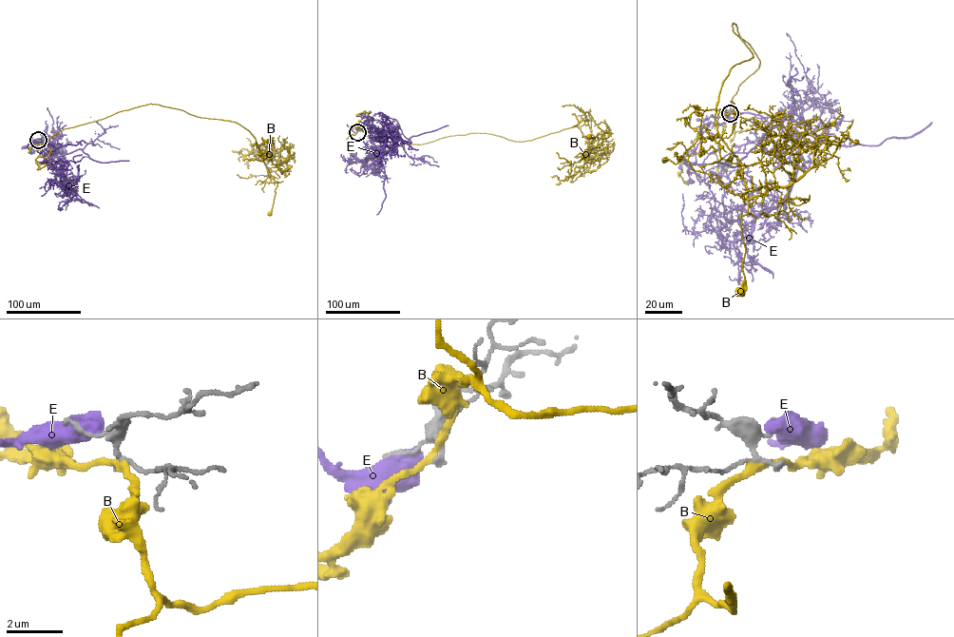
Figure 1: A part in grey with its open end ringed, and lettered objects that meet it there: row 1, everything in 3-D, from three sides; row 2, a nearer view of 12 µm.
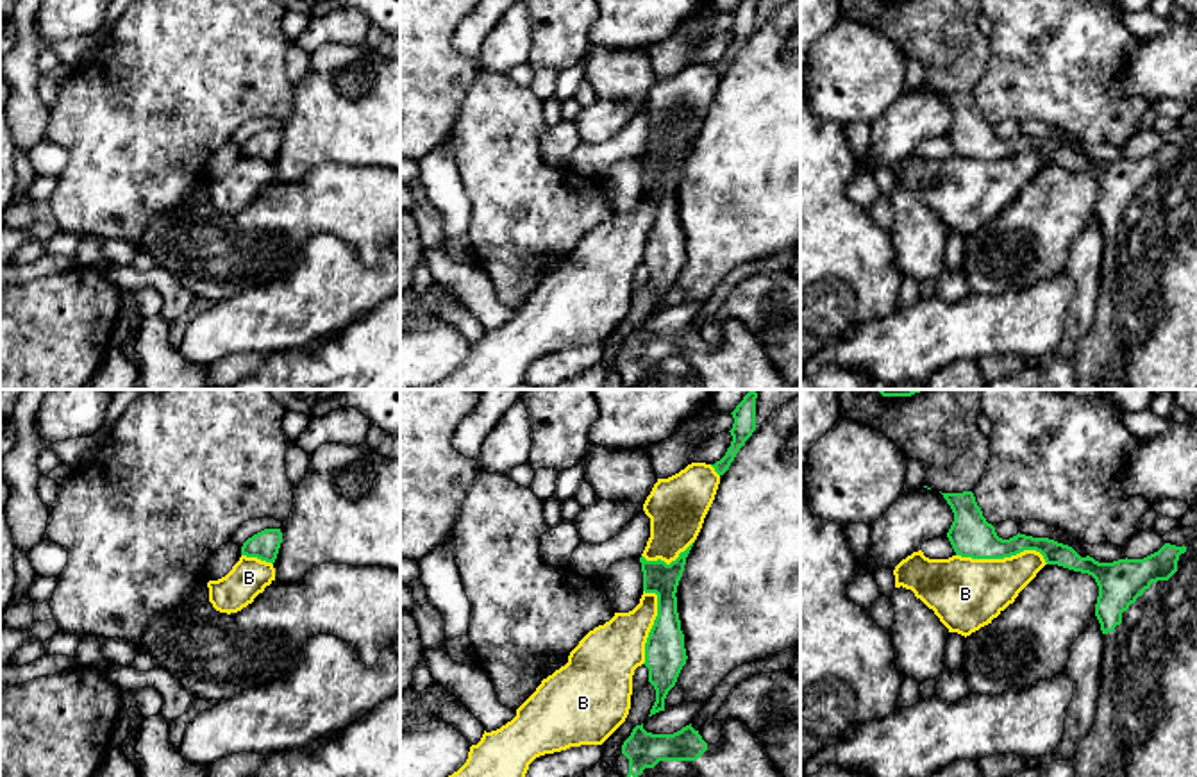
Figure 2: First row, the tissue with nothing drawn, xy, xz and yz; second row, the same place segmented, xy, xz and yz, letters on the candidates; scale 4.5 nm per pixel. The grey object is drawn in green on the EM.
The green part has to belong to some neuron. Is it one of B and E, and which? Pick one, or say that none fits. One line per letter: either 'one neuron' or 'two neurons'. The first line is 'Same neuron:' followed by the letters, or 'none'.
Same neuron: none
B: two neurons
E: two neurons

